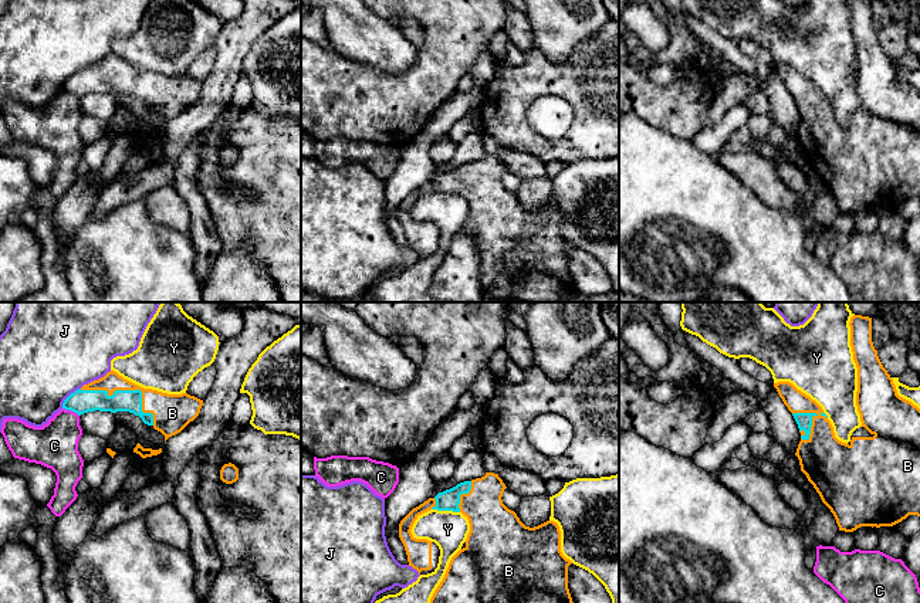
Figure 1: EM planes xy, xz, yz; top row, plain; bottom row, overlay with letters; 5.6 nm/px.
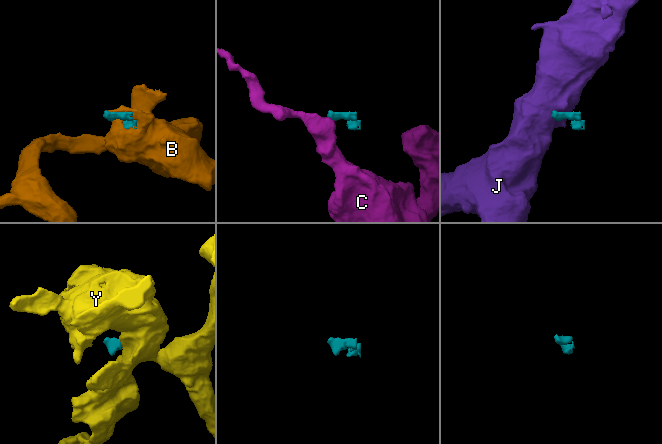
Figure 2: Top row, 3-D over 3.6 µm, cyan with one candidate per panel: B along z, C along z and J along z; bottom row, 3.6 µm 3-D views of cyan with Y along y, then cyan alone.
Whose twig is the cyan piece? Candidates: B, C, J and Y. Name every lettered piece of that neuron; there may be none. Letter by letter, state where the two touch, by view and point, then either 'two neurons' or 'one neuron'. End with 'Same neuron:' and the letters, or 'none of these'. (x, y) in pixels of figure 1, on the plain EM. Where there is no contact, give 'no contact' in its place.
B: meets cyan in xy at (129, 73); one neuron
C: meets cyan in xy at (71, 92); two neurons
J: meets cyan in xy at (68, 78); two neurons
Y: meets cyan in xz at (446, 192); two neurons
Same neuron: B

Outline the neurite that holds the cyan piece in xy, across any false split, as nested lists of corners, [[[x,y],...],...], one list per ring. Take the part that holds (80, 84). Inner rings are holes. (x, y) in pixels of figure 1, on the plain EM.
[[[111,52],[104,60],[84,67],[71,75],[62,91],[78,98],[88,94],[129,94],[165,118],[165,123],[180,115],[193,104],[203,88],[203,82],[182,77],[168,77],[143,71]]]

